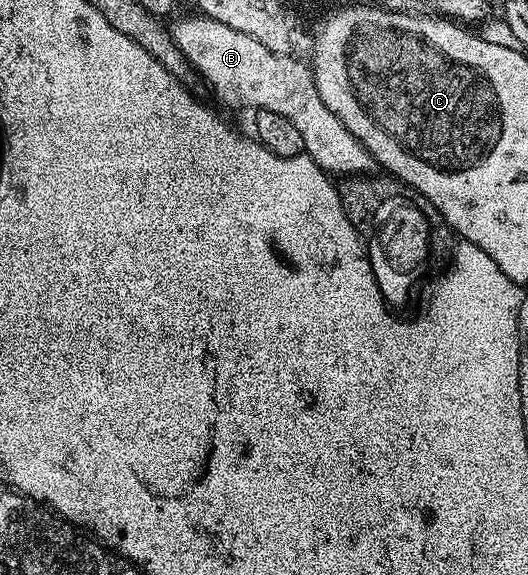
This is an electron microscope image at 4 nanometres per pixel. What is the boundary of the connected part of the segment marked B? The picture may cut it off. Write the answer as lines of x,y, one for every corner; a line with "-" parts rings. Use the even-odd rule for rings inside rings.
198,18
179,19
170,24
169,30
191,70
211,86
212,93
225,106
252,107
255,113
272,110
287,117
301,133
304,152
332,177
363,177
370,172
367,170
373,167
371,154
338,117
329,113
329,105
317,93
314,70
308,64
306,67
301,60
291,59
290,54
273,53
253,36
237,33
237,29
229,29
229,25
221,25
216,19

